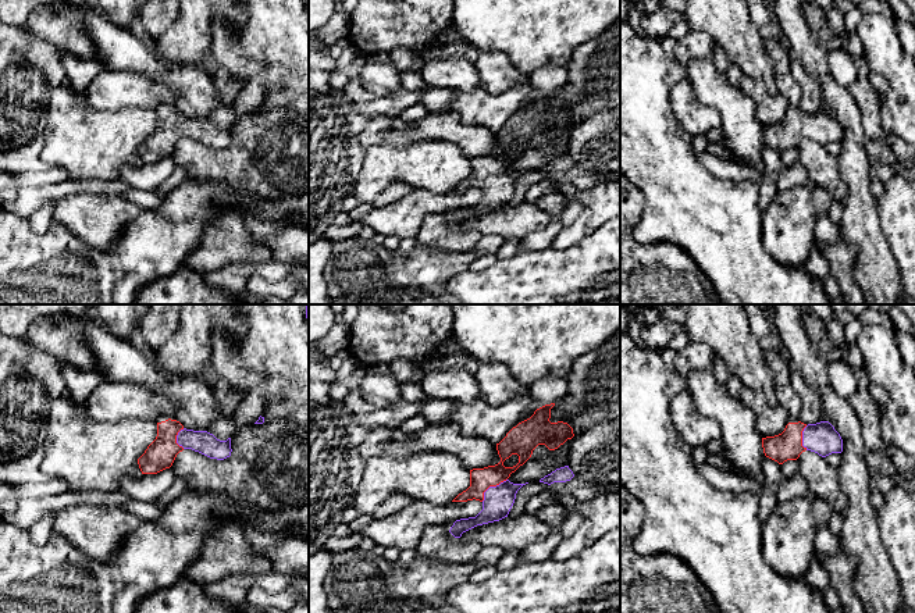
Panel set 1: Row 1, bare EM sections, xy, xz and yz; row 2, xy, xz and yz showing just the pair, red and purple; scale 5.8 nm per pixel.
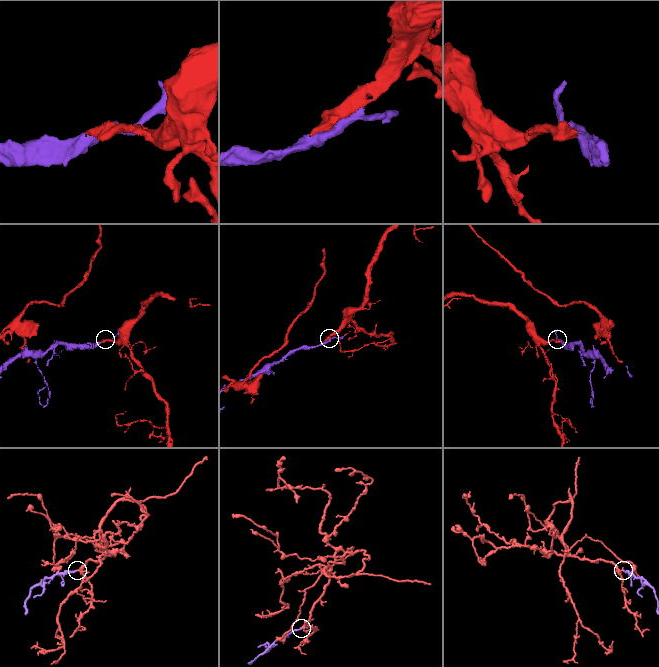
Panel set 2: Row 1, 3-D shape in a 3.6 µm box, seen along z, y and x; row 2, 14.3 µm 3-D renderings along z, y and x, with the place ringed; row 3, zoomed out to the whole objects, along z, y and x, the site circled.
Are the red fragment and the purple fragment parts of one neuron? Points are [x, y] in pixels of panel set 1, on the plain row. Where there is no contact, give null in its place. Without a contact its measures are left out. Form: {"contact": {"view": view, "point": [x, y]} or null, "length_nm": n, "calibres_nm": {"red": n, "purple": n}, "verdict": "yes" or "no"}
{"contact": {"view": "xz", "point": [491, 174]}, "length_nm": 200, "calibres_nm": {"red": 130, "purple": 170}, "verdict": "yes"}

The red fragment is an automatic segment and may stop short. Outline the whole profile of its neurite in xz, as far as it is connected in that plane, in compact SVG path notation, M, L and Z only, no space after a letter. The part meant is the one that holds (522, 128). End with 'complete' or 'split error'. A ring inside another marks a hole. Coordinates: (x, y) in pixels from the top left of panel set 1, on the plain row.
M555 92L545 93L534 103L513 115L506 125L496 132L501 150L495 154L470 158L470 175L452 190L480 189L483 199L476 206L460 207L453 211L449 221L460 227L463 221L483 213L499 210L508 206L517 179L526 172L513 172L508 167L533 143L538 133L549 139L558 138L574 125L573 117L563 110L551 111L551 97ZM512 143L519 145L519 152L505 156L503 150Z; split error

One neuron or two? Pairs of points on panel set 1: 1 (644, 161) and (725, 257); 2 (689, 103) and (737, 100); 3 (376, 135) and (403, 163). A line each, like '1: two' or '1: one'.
1: one
2: two
3: two

